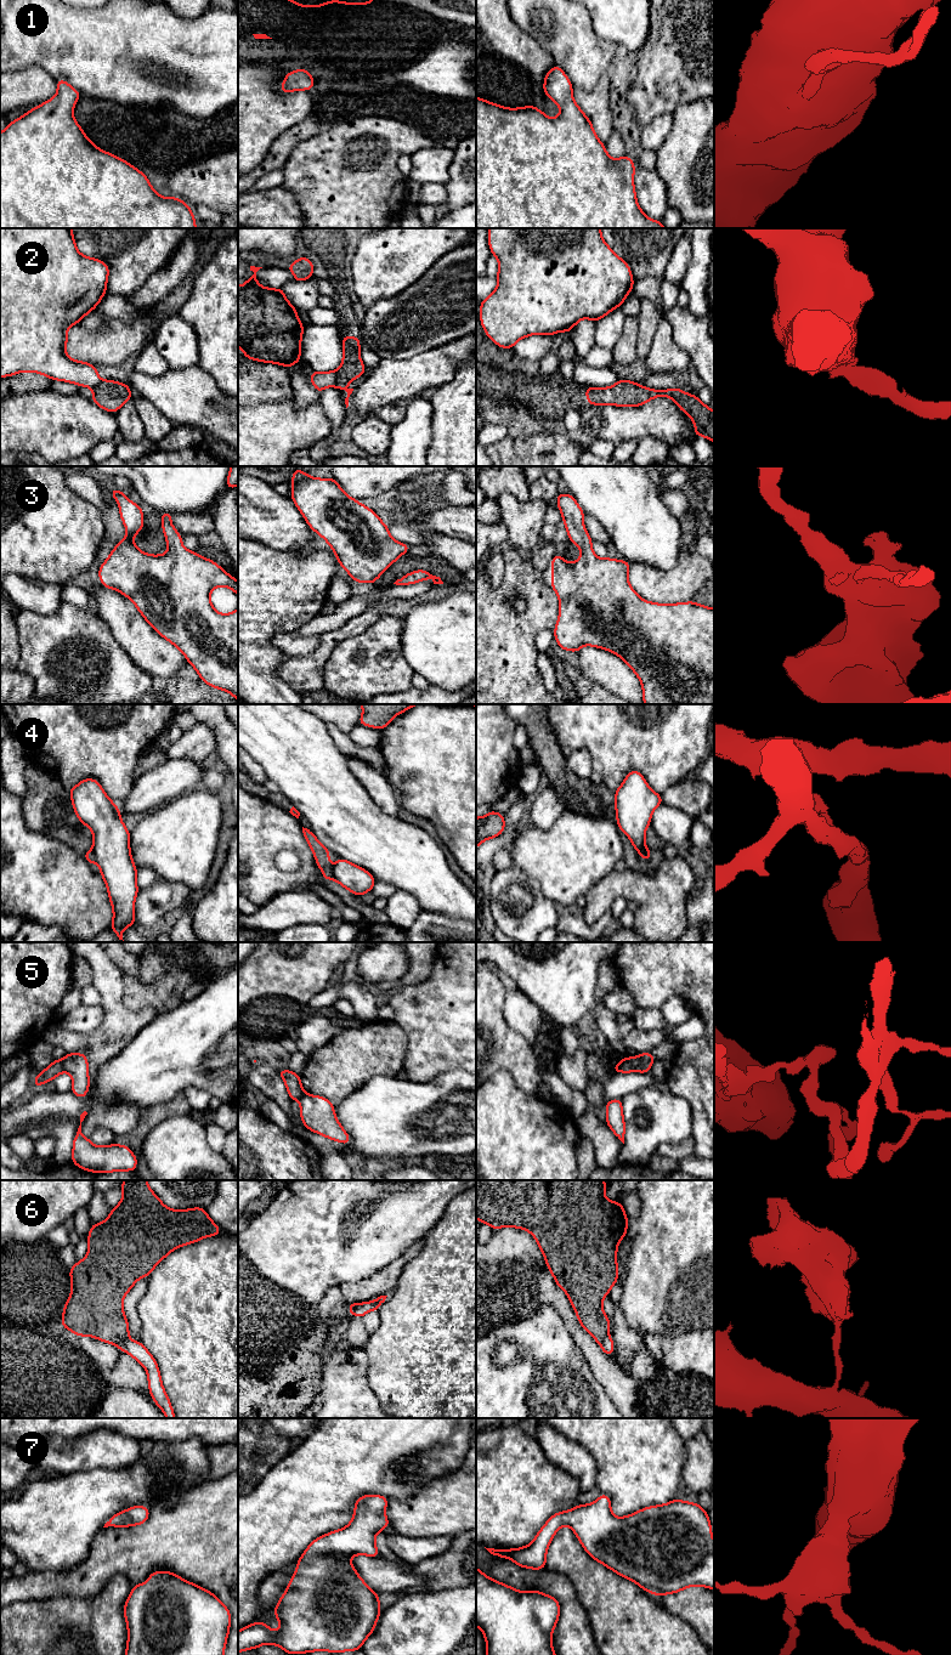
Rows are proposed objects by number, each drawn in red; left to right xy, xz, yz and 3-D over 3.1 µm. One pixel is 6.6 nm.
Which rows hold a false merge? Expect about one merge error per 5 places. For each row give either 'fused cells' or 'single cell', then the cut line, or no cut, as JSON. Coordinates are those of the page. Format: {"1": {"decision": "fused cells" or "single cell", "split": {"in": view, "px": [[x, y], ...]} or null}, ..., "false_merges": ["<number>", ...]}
{"1": {"decision": "single cell", "split": null}, "2": {"decision": "fused cells", "split": {"in": "xz", "px": [[334, 370], [335, 385]]}}, "3": {"decision": "single cell", "split": null}, "4": {"decision": "fused cells", "split": {"in": "xy", "px": [[91, 850], [94, 860]]}}, "5": {"decision": "fused cells", "split": {"in": "yz", "px": [[629, 1058], [630, 1066], [634, 1070]]}}, "6": {"decision": "fused cells", "split": {"in": "xy", "px": [[129, 1339], [117, 1345]]}}, "7": {"decision": "single cell", "split": null}, "false_merges": ["2", "4", "5", "6"]}

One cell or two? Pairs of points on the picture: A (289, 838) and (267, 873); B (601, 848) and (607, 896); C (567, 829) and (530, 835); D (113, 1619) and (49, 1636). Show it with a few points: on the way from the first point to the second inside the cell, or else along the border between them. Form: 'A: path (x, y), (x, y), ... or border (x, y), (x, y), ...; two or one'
A: path (279, 843), (267, 855), (267, 863); one
B: border (615, 869), (603, 877), (584, 895); two
C: path (558, 837), (539, 837); one
D: path (97, 1626), (88, 1636), (64, 1636); one

